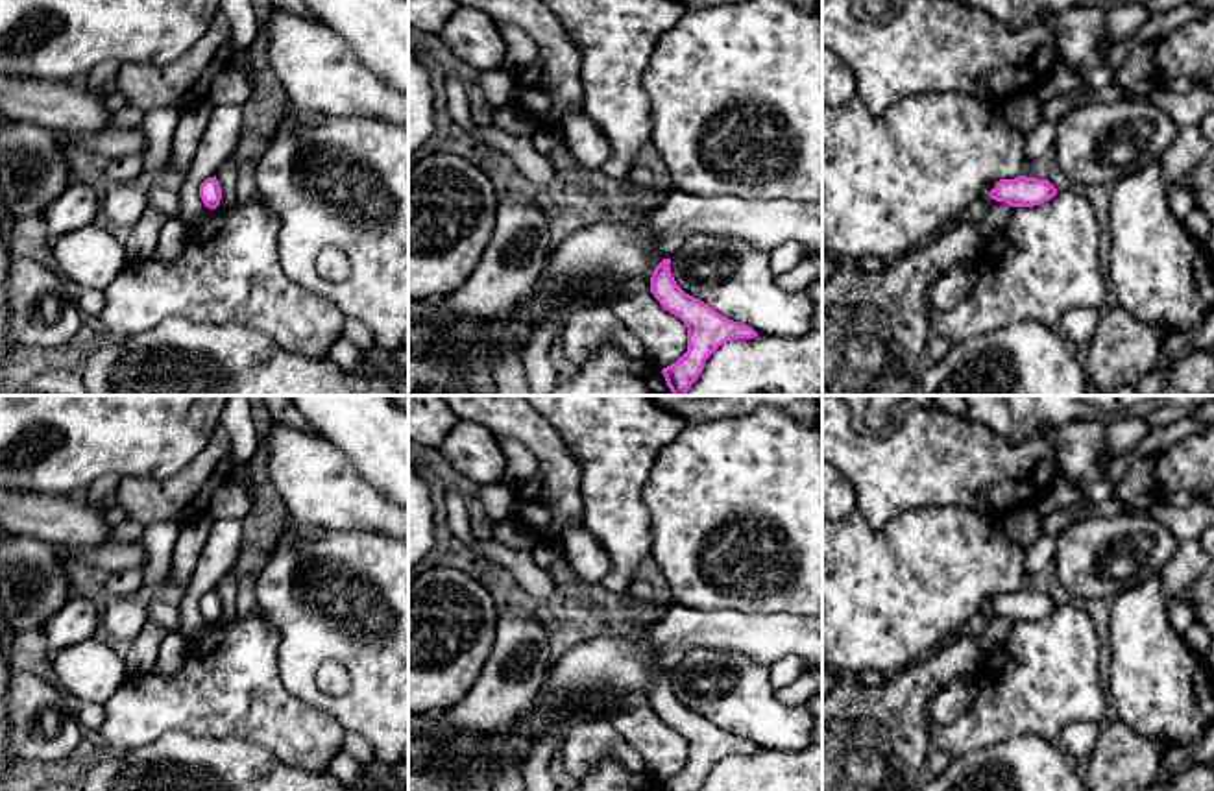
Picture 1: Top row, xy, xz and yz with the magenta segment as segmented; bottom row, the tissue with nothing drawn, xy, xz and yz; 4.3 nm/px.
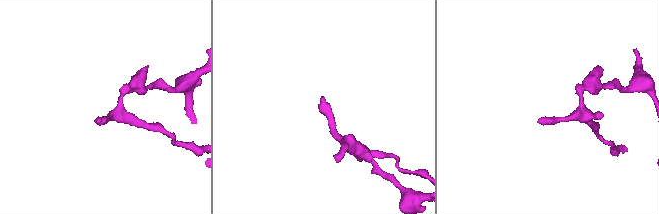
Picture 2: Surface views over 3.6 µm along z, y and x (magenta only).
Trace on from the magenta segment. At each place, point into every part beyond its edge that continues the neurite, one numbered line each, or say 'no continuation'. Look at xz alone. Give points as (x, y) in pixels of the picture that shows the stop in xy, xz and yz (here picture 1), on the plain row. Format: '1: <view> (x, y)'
no continuation

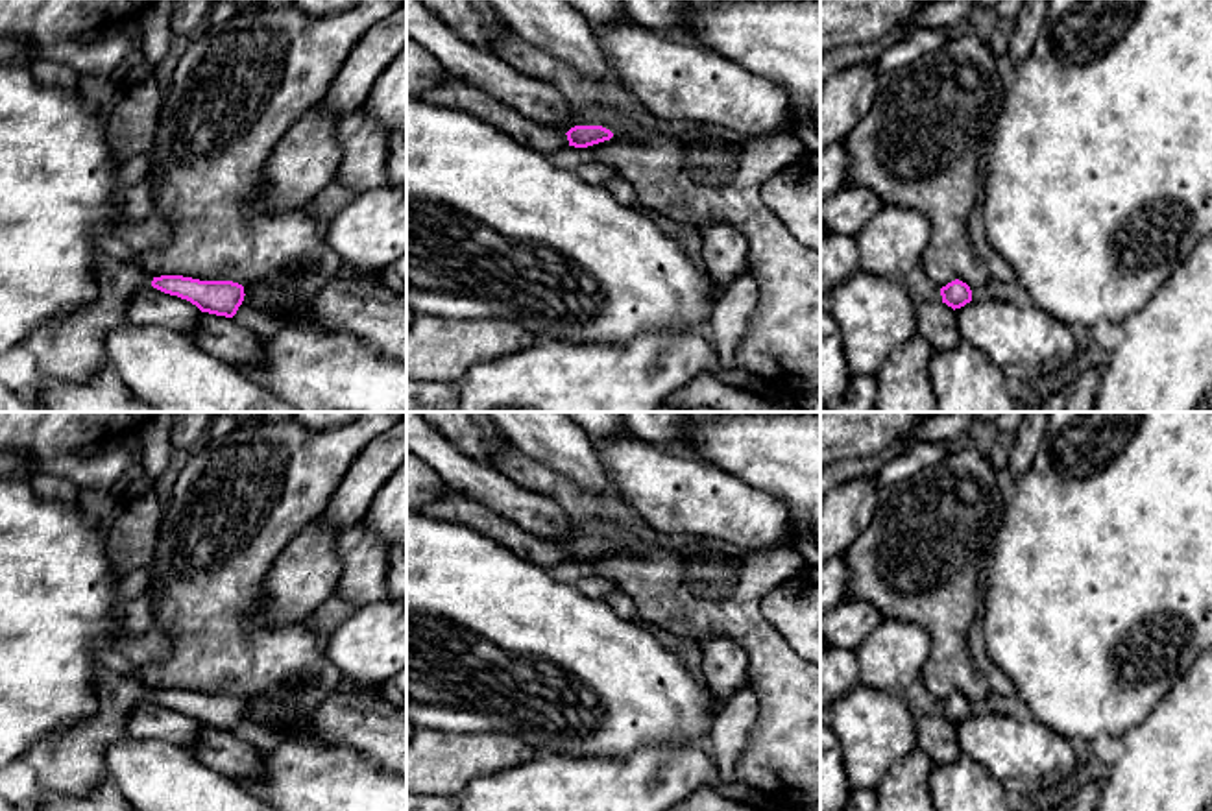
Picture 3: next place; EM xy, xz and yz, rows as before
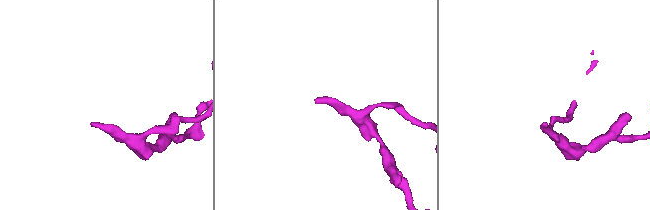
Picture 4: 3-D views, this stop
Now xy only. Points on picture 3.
1: xy (72, 763)

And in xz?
1: xz (459, 508)

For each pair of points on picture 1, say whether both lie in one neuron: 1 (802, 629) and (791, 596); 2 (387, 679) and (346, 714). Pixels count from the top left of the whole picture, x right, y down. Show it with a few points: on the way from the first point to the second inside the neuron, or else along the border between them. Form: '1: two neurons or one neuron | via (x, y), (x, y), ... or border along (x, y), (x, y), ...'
1: two neurons | border along (752, 612), (797, 612), (802, 616)
2: one neuron | via (377, 688), (355, 710)

